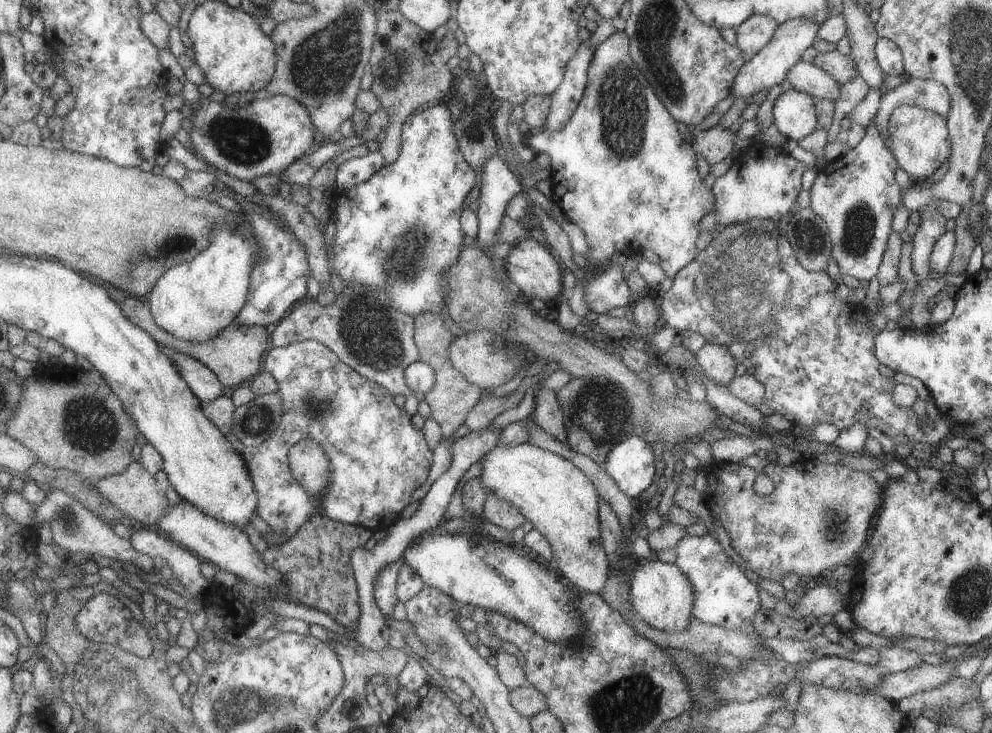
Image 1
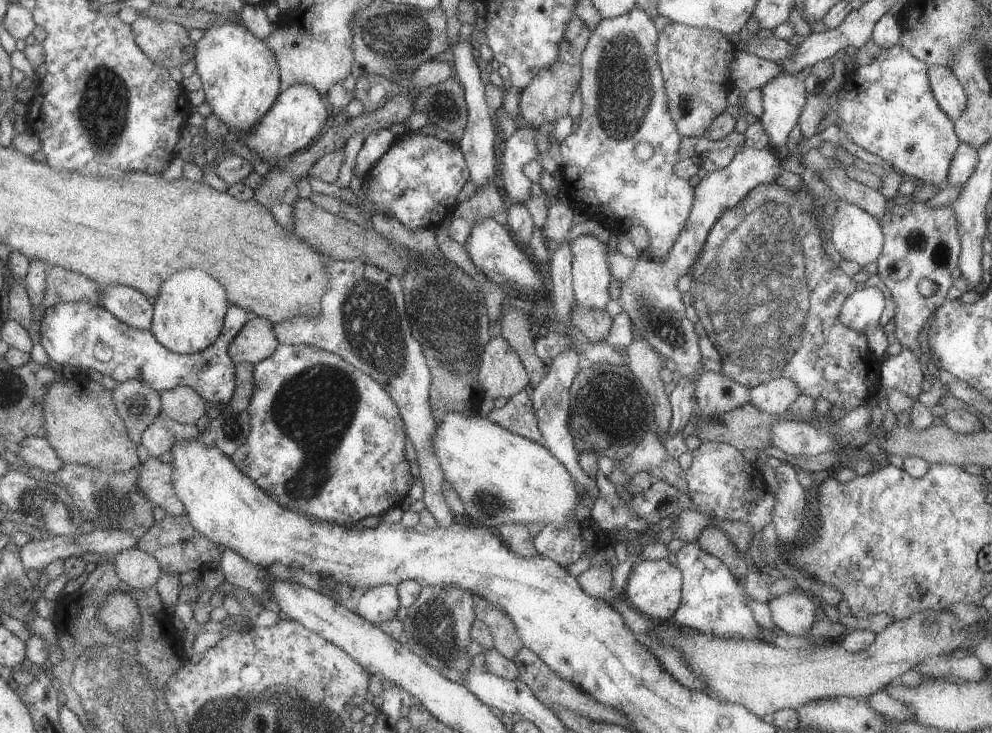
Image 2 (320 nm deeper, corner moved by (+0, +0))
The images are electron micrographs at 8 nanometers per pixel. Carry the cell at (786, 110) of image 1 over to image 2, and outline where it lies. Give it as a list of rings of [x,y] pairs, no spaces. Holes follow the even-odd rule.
[[[781,72],[759,89],[763,111],[758,121],[768,136],[768,147],[780,154],[805,102],[804,80],[797,73]]]

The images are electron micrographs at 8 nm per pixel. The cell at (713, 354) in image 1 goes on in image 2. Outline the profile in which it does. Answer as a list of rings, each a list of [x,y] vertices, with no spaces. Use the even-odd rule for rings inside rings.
[[[703,371],[697,376],[694,399],[698,415],[707,418],[729,412],[750,402],[749,391],[732,376],[723,372]]]

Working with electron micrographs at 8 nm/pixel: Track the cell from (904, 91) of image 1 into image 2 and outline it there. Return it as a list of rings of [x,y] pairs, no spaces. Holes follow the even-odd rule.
[[[929,65],[928,81],[938,107],[954,122],[966,105],[966,94],[947,66]]]

